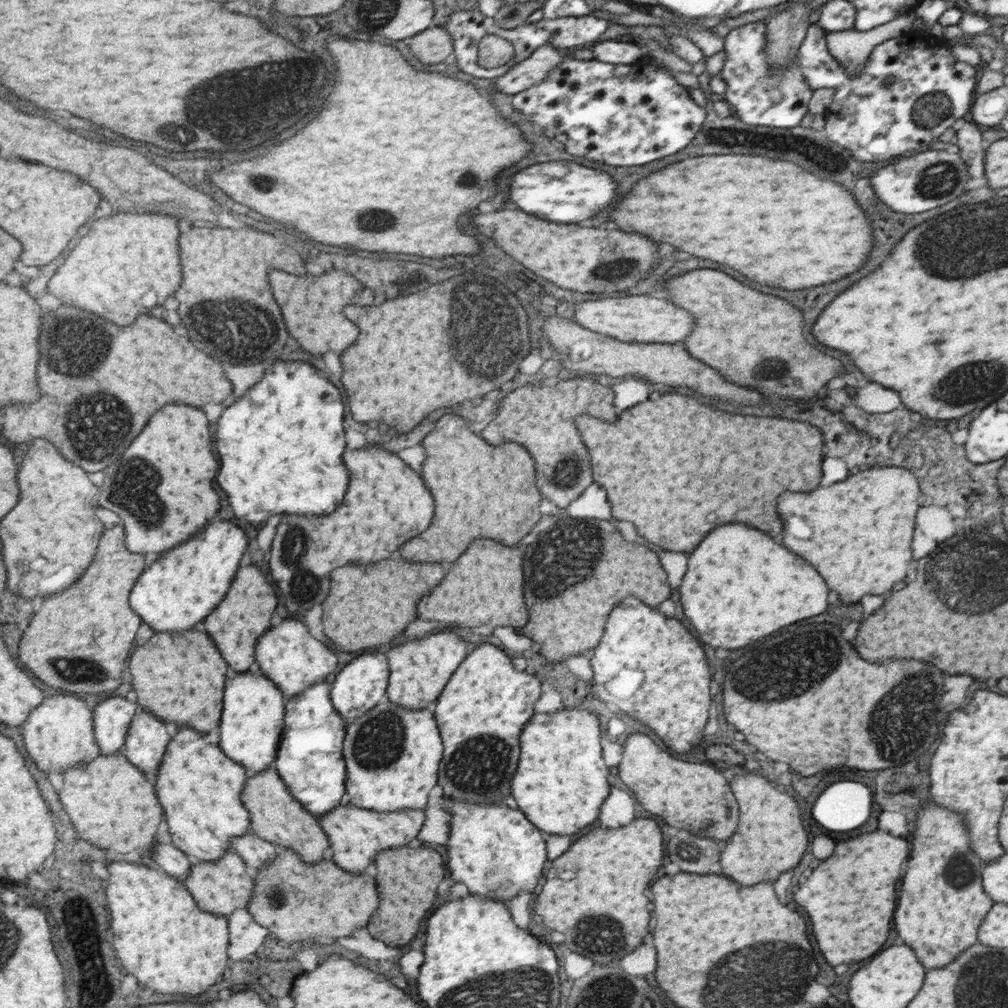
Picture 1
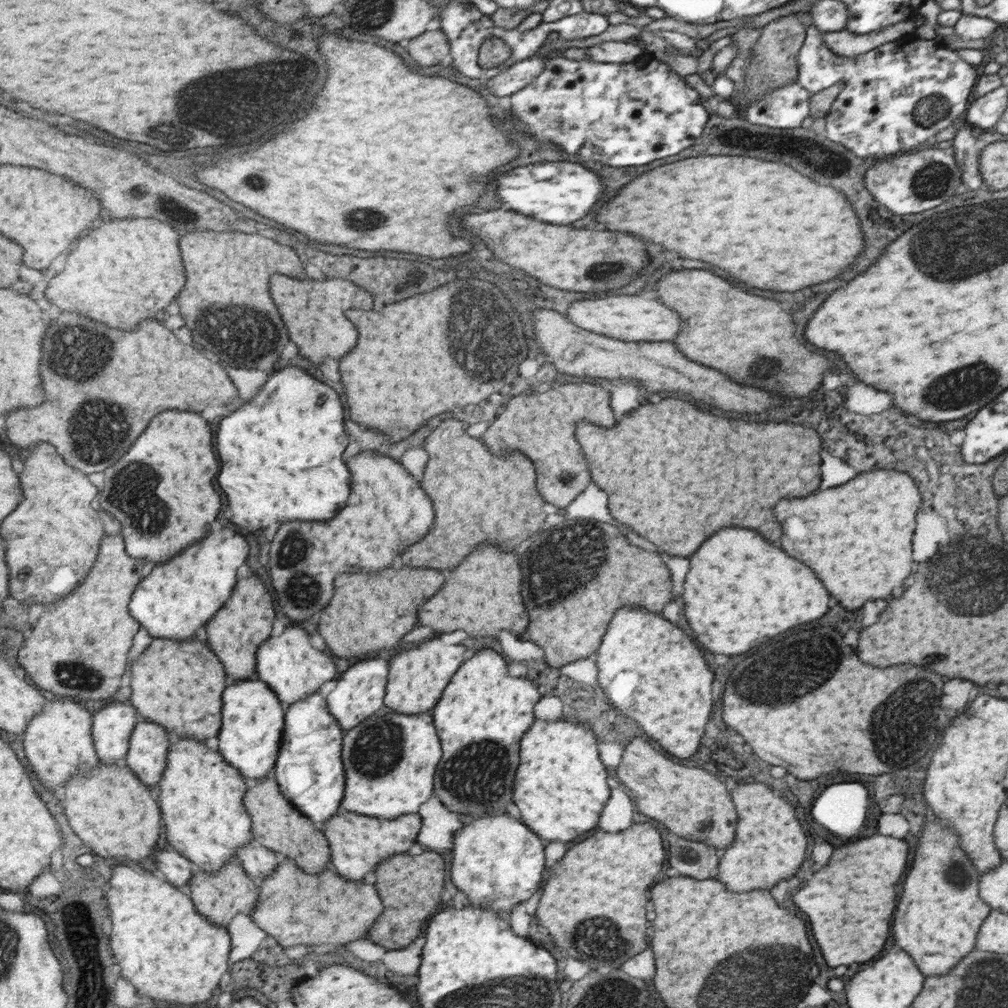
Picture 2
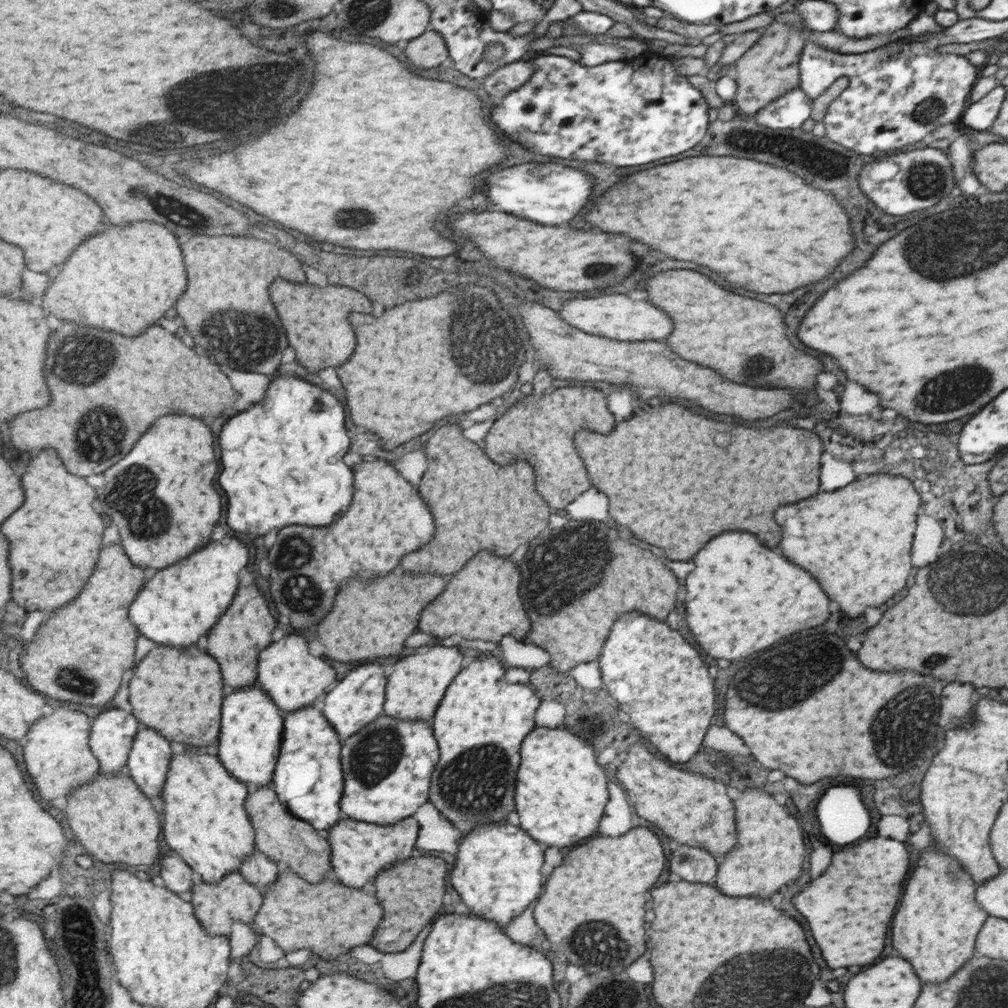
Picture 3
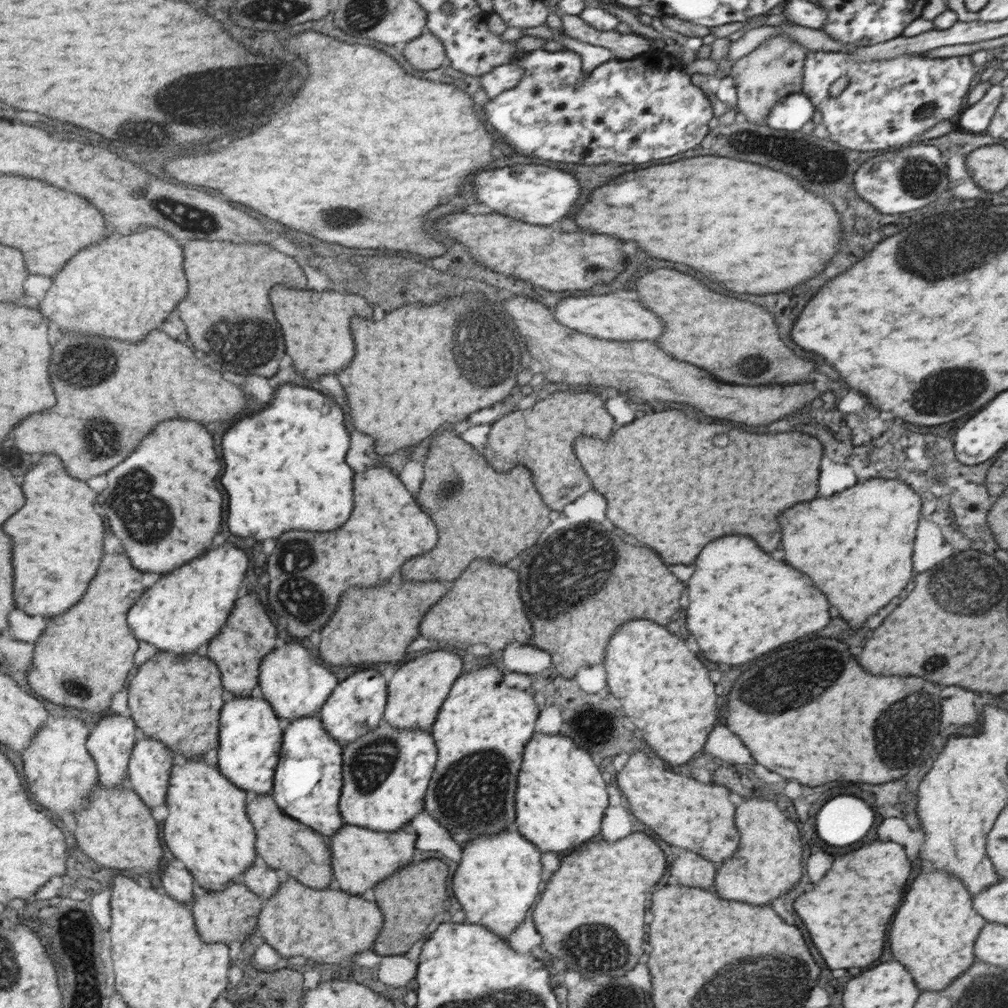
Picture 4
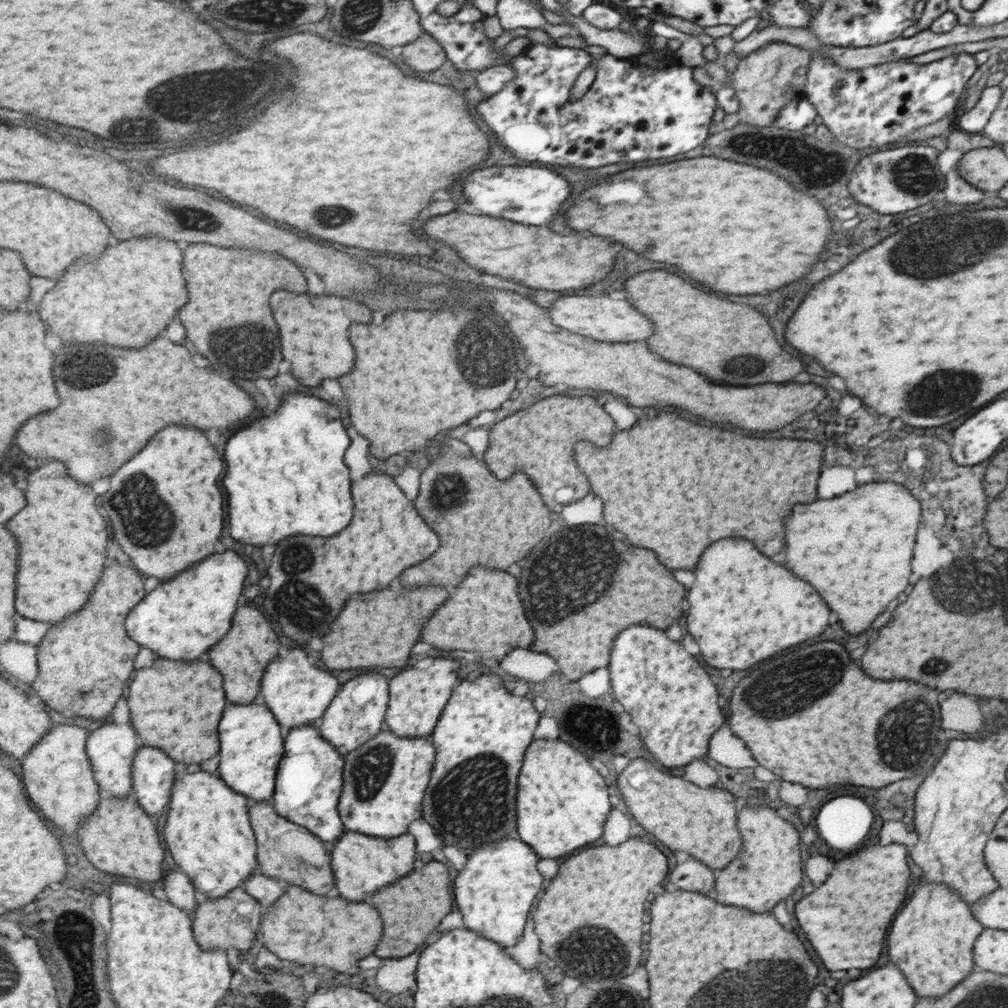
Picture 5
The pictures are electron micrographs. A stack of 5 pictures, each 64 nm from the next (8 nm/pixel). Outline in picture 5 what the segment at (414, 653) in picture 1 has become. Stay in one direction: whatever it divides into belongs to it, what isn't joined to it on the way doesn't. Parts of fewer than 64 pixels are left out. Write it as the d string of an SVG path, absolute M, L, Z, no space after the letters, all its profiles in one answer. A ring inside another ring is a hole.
M436 658L428 668L408 668L390 679L390 704L386 715L388 729L392 729L397 736L418 738L433 735L436 723L452 696L452 690L458 682L458 662L450 658Z

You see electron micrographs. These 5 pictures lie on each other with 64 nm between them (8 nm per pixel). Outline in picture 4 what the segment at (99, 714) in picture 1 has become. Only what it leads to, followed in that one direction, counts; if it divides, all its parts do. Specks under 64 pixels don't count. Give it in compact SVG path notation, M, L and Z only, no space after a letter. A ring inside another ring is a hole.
M109 714L94 727L89 738L89 749L97 760L99 772L101 773L101 784L105 784L110 788L129 786L129 768L141 733L137 720L133 716L124 717Z

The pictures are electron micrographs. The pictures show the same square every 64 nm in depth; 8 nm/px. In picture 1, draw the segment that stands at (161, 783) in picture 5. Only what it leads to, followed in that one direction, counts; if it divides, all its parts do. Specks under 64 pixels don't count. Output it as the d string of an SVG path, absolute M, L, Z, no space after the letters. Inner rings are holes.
M141 709L130 730L126 743L126 755L146 774L159 774L172 734L168 724L158 720L154 714Z

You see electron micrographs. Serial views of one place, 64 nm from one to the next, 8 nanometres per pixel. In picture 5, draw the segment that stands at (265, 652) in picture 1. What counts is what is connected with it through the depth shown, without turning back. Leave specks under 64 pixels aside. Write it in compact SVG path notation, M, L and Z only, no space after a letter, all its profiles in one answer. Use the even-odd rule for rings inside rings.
M292 650L288 656L279 657L268 667L261 693L288 732L299 726L313 724L324 717L330 705L337 699L342 686L336 676L316 668L310 662L306 650Z

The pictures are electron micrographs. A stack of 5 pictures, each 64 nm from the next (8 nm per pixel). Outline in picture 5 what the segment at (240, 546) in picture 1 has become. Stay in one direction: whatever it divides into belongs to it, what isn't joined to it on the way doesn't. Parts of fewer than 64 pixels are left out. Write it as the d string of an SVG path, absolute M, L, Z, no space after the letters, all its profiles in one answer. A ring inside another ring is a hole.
M236 552L216 554L216 556L208 558L206 562L186 570L184 574L164 581L164 584L156 592L150 592L146 600L143 600L142 604L130 613L129 634L141 646L152 648L152 650L156 648L156 652L164 658L172 658L172 660L181 662L198 660L230 634L234 618L240 608L240 600L242 600L248 576L250 576L250 564L240 554L236 554Z

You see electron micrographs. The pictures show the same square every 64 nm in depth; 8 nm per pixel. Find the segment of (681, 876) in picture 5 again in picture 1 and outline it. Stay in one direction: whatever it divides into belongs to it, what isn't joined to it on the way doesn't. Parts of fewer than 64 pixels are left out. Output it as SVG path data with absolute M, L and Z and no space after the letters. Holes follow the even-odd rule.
M679 830L670 837L670 860L682 872L708 874L714 872L720 860L720 848L714 840L706 840L693 832Z

